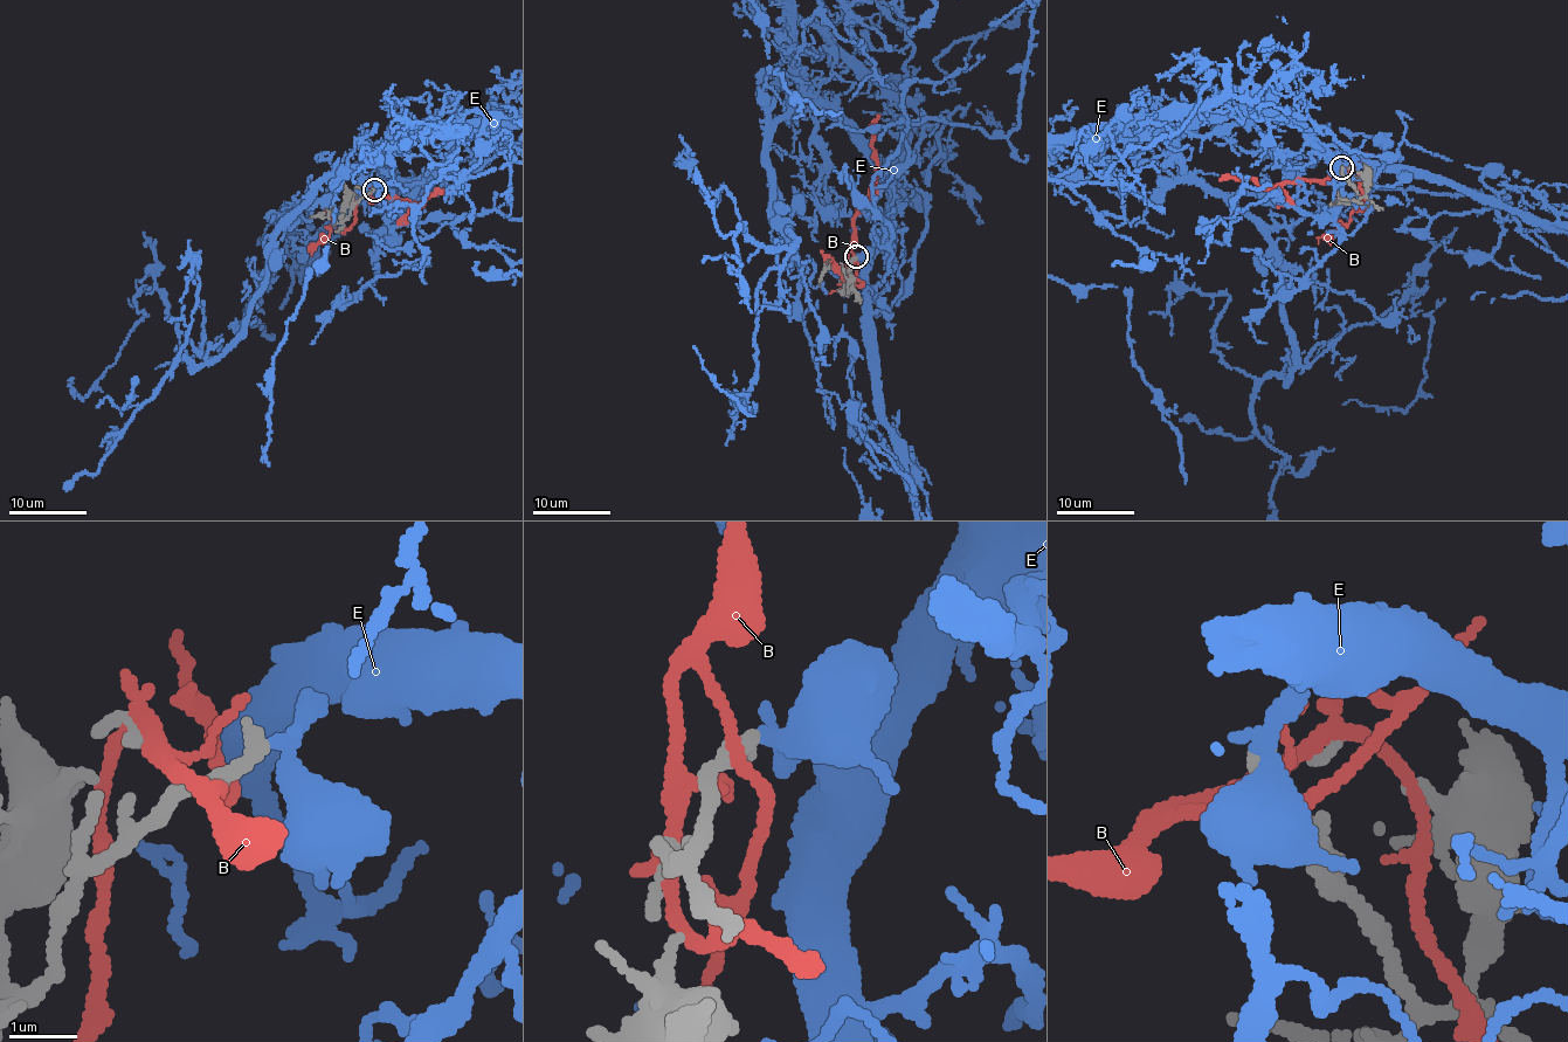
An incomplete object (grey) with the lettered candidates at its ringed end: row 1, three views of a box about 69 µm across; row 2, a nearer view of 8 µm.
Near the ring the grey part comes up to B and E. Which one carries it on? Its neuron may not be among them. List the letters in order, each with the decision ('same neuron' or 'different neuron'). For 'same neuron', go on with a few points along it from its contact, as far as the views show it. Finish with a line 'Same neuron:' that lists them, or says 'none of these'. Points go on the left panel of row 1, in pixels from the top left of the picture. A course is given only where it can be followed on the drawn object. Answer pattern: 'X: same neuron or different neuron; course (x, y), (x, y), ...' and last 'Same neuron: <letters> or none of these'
B: different neuron
E: same neuron
Same neuron: E

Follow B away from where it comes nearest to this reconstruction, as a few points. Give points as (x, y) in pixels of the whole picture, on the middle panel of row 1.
B: (854, 260), (854, 216), (867, 202), (877, 167), (872, 121), (879, 115)

